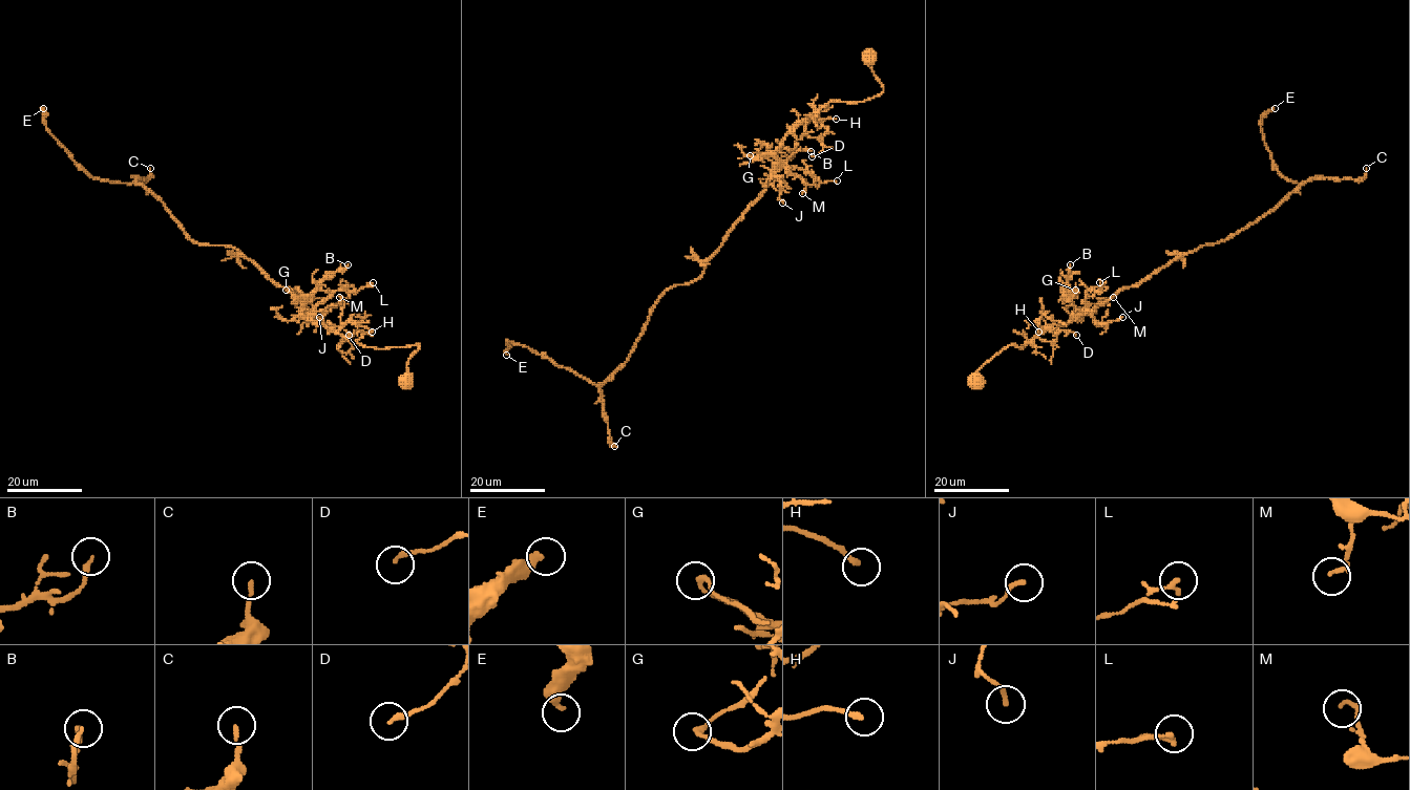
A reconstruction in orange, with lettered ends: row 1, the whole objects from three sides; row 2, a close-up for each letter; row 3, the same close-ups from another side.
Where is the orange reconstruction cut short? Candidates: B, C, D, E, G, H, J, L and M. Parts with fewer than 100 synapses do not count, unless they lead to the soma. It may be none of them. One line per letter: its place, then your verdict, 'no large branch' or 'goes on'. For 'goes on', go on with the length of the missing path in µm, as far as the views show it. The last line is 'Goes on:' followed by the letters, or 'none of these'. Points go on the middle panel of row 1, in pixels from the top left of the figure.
B: place (811, 151); no large branch
C: place (614, 446); no large branch
D: place (812, 156); no large branch
E: place (506, 355); no large branch
G: place (750, 155); no large branch
H: place (836, 119); no large branch
J: place (782, 203); no large branch
L: place (837, 180); no large branch
M: place (802, 193); no large branch
Goes on: none of these

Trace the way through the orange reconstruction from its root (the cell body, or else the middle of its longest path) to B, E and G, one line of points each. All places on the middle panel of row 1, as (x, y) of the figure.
B: (869, 54), (883, 87), (879, 94), (859, 102), (828, 102), (764, 155), (782, 148), (811, 151)
E: (869, 54), (883, 90), (829, 101), (785, 136), (763, 193), (605, 381), (510, 341), (506, 355)
G: (869, 54), (871, 70), (883, 87), (879, 94), (859, 102), (829, 101), (803, 118), (774, 151), (750, 155)

